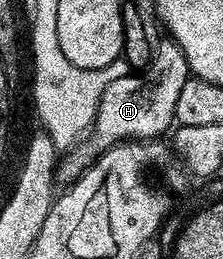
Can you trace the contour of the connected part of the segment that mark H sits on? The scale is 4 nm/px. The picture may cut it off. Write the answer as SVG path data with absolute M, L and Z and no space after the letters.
M164 39L160 45L158 42L154 46L151 64L146 69L116 81L108 81L89 136L78 147L64 152L58 158L58 180L63 183L75 181L94 163L96 157L101 156L107 149L112 149L120 141L162 138L163 132L176 124L177 98L181 96L181 87L185 87L190 76L191 68L181 47L177 47L175 41Z

